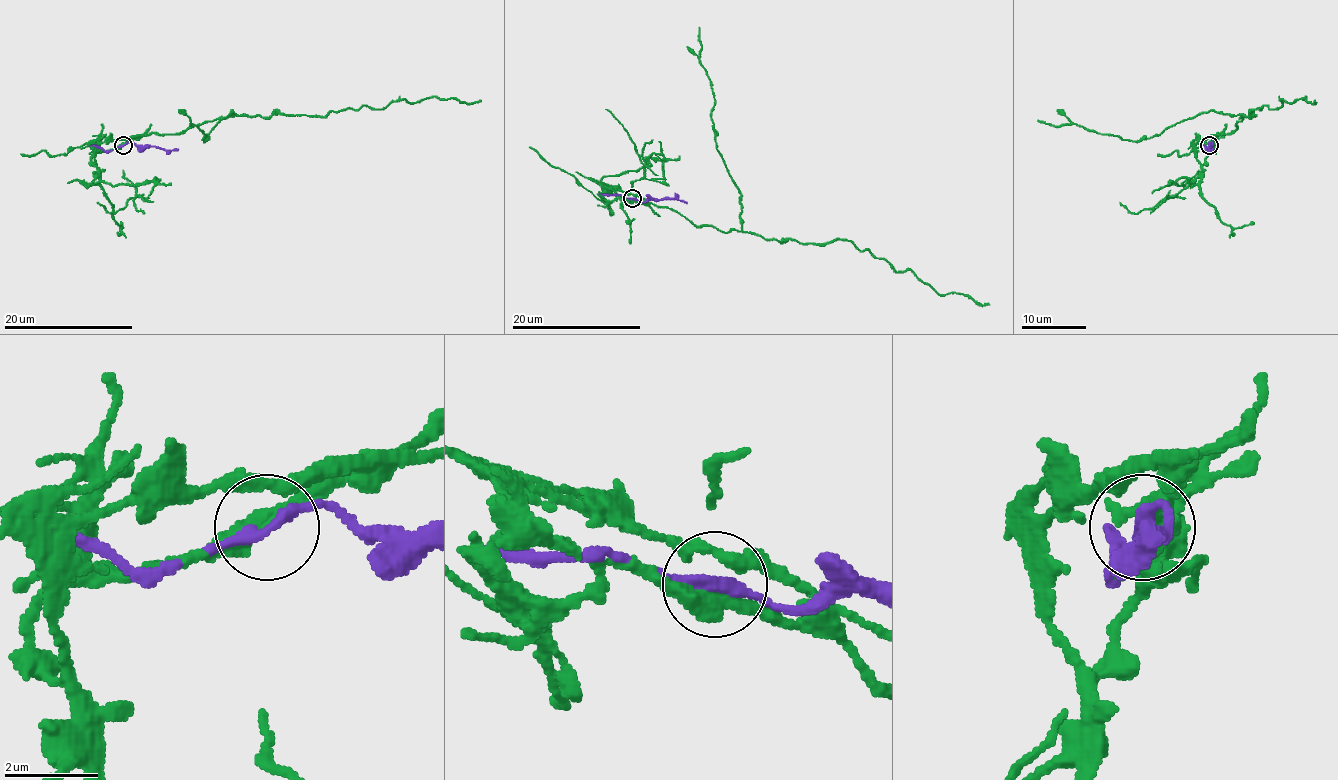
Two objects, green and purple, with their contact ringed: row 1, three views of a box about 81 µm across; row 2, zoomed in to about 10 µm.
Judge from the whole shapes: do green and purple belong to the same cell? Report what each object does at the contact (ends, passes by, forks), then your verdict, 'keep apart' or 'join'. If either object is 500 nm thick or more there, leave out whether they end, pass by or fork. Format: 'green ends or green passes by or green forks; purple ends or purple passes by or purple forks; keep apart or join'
green passes by; purple passes by; keep apart

